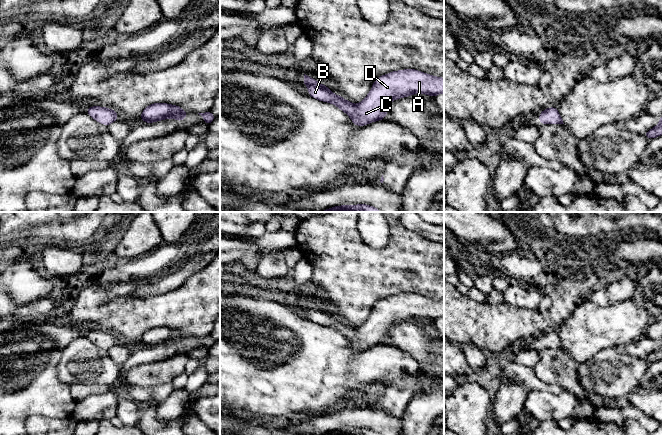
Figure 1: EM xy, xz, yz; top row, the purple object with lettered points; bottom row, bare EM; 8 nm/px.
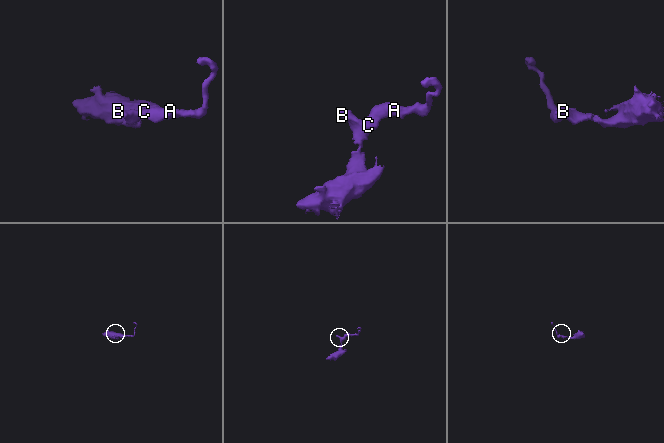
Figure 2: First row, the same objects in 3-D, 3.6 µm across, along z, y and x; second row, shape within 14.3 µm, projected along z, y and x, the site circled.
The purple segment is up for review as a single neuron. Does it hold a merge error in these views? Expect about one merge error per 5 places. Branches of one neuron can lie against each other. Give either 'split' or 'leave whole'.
leave whole

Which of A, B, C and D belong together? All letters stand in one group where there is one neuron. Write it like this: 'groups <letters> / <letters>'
groups A B C D

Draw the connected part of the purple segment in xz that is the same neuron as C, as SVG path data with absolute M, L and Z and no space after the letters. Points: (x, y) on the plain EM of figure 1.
M404 293L390 296L375 303L368 319L357 329L334 318L327 310L304 298L304 308L309 320L322 326L328 326L345 336L355 350L365 350L386 342L387 334L393 324L409 321L413 318L427 318L434 322L444 317L444 302L426 298L416 293Z

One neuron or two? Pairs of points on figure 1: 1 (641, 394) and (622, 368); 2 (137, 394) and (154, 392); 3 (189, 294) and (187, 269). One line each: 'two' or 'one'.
1: two
2: one
3: two

